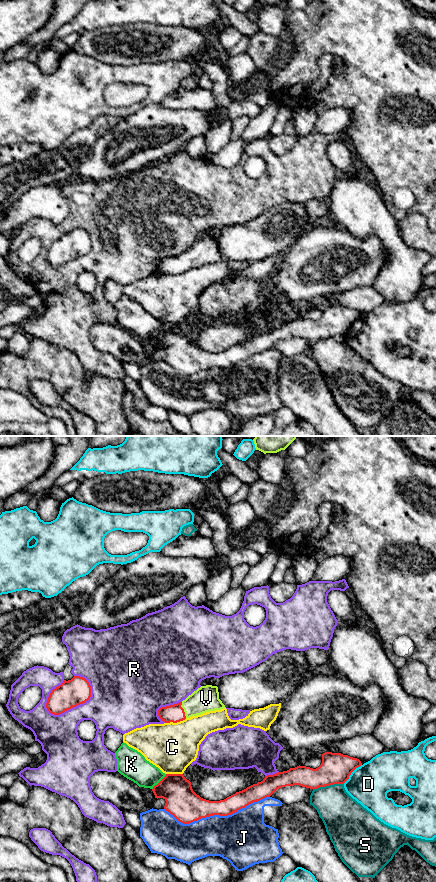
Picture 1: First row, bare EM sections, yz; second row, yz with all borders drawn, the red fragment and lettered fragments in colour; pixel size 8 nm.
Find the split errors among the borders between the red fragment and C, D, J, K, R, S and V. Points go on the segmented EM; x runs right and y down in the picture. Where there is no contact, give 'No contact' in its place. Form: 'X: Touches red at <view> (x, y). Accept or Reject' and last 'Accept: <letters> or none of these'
C: Touches red at yz (175, 722). Reject
D: Touches red at yz (351, 772). Reject
J: Touches red at yz (216, 814). Reject
K: Touches red at yz (159, 782). Reject
R: Touches red at yz (75, 706). Reject
S: Touches red at yz (328, 785). Reject
V: Touches red at yz (183, 710). Accept
Accept: V

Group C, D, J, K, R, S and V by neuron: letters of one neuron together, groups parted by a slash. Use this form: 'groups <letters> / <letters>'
groups C / D / J / K / R / S / V

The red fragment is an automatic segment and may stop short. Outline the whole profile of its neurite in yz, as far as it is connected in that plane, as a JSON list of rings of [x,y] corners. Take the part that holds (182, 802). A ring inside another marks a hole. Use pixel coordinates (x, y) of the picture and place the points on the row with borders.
[[[325,752],[322,754],[321,765],[316,769],[299,765],[287,771],[267,775],[261,782],[253,784],[220,801],[209,801],[201,798],[193,791],[191,782],[187,780],[183,774],[166,774],[166,776],[153,787],[152,791],[155,798],[163,798],[166,801],[164,806],[166,811],[173,815],[179,822],[189,824],[201,818],[213,815],[231,815],[253,802],[270,797],[277,789],[282,787],[299,785],[310,789],[317,789],[334,784],[344,784],[349,779],[351,773],[361,765],[361,761],[357,758],[341,753]]]

